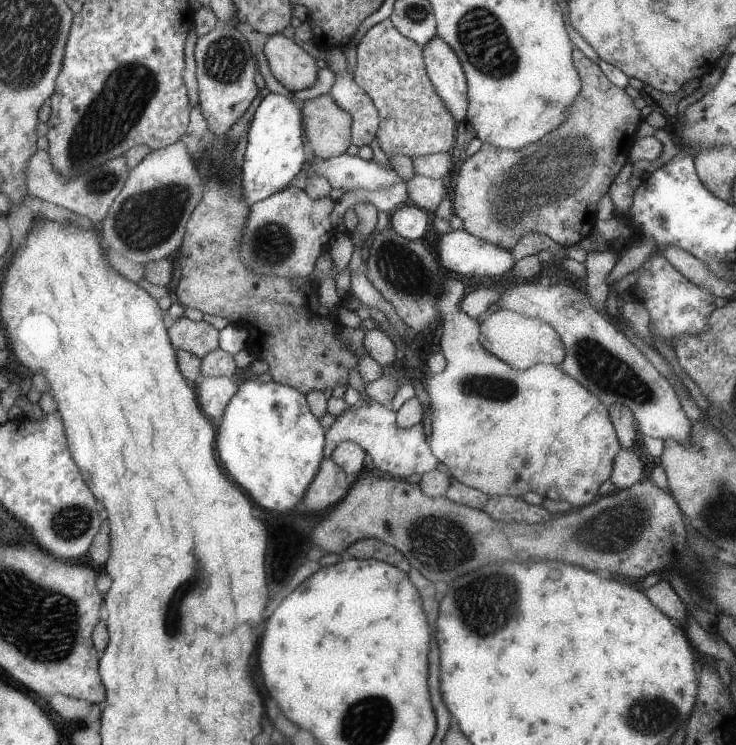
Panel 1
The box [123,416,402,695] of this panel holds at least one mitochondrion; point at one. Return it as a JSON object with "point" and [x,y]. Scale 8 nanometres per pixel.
{"point":[176,615]}

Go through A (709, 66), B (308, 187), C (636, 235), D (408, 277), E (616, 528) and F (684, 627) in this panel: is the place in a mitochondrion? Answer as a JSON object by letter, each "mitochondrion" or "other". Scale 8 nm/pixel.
{"A":"other","B":"other","C":"other","D":"mitochondrion","E":"mitochondrion","F":"other"}

